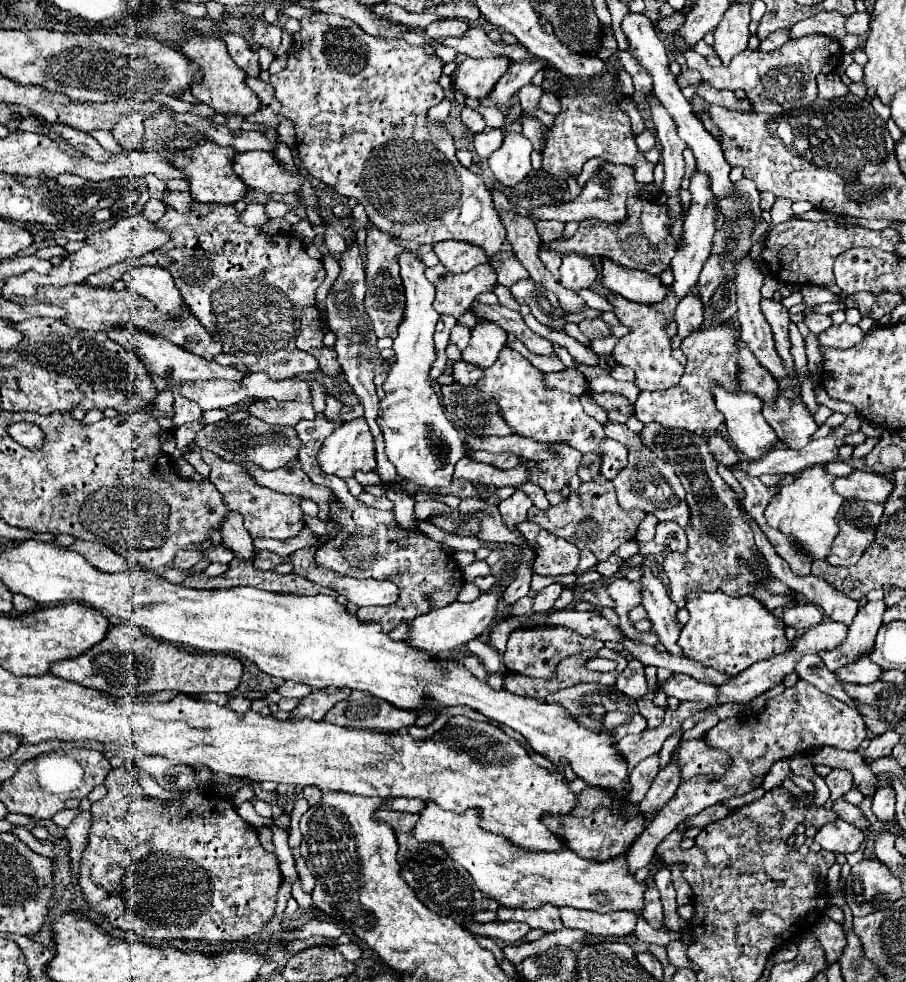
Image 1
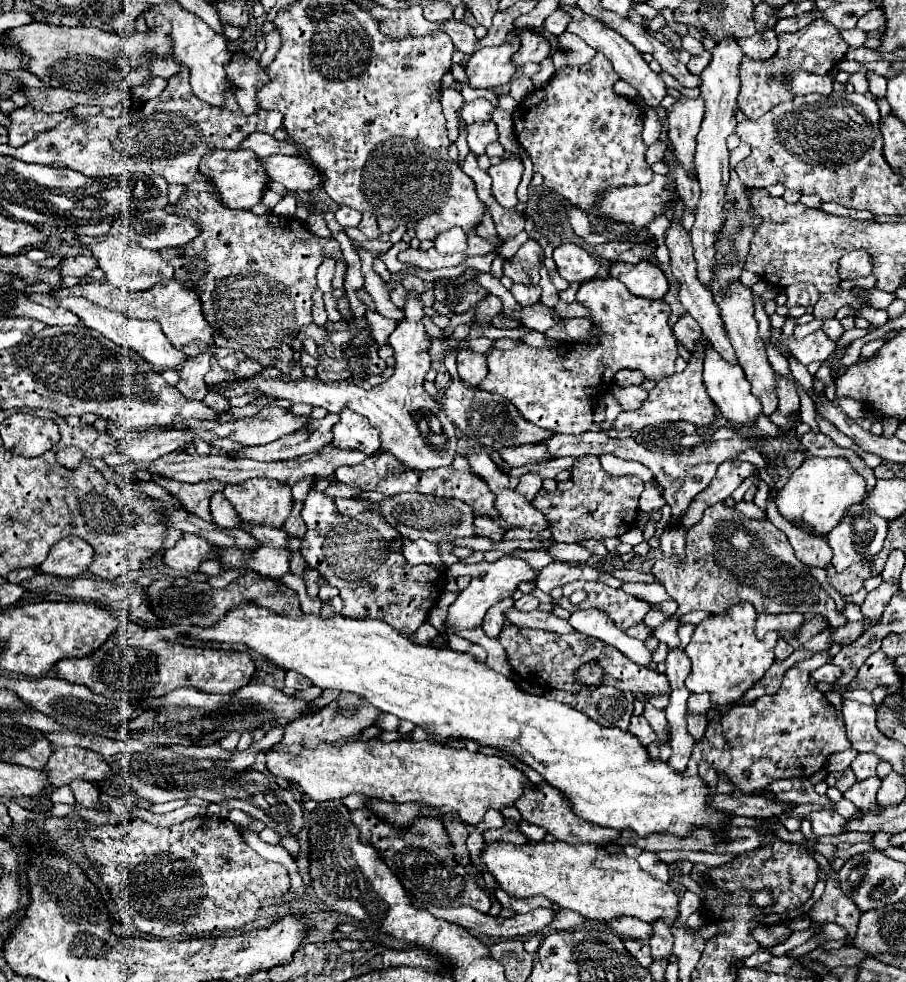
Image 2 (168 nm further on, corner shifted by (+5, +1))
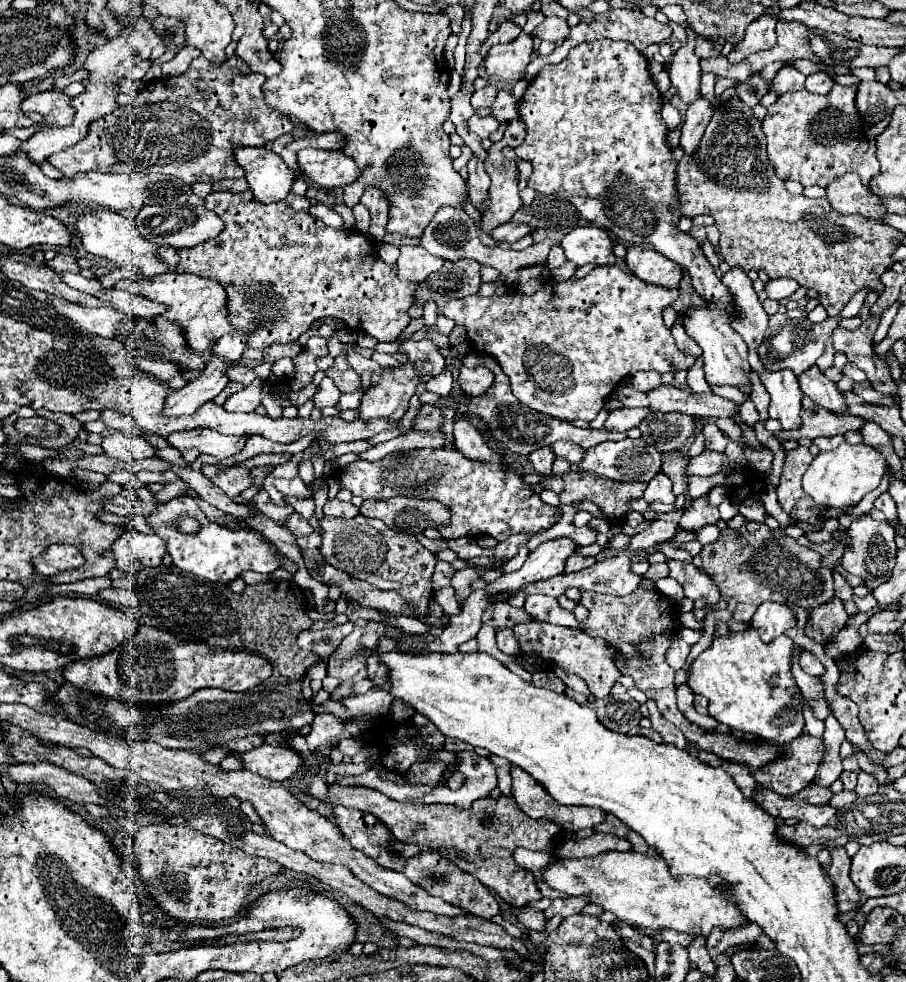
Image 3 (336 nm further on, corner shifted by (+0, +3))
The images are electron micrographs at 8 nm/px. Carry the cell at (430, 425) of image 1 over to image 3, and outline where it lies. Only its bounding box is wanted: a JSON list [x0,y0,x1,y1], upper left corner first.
[412,404,444,432]

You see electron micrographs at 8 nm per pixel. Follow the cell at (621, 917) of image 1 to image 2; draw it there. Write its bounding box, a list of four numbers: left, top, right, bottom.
[609,918,653,940]

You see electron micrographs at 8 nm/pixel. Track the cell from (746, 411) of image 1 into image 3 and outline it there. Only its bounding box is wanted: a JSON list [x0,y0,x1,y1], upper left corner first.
[684,308,750,388]

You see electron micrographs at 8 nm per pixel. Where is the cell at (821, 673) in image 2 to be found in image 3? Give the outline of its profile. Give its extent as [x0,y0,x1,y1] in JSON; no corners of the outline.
[800,652,826,676]

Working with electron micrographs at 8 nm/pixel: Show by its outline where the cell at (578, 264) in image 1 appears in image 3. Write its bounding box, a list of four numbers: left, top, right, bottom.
[560,226,616,266]

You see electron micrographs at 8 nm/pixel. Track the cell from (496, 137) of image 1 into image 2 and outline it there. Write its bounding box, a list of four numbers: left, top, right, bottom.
[467,120,497,156]

